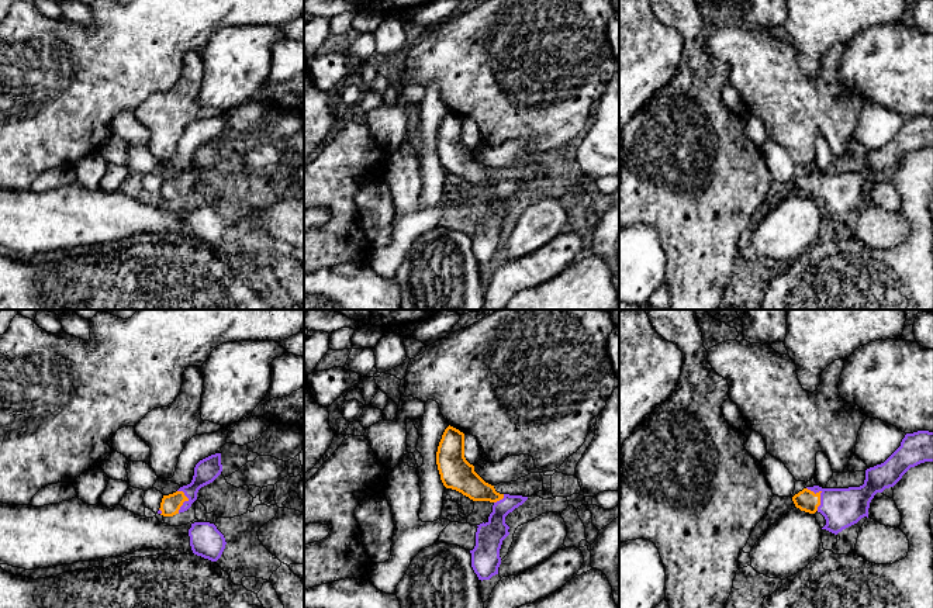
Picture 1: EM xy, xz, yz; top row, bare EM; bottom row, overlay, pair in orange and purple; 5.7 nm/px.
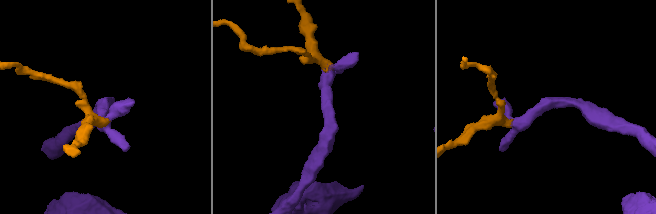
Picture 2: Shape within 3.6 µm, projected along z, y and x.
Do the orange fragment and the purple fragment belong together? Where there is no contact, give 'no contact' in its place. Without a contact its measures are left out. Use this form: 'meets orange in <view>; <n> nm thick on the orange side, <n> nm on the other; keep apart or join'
meets orange in yz; 120 nm thick on the orange side, 220 nm on the other; join

